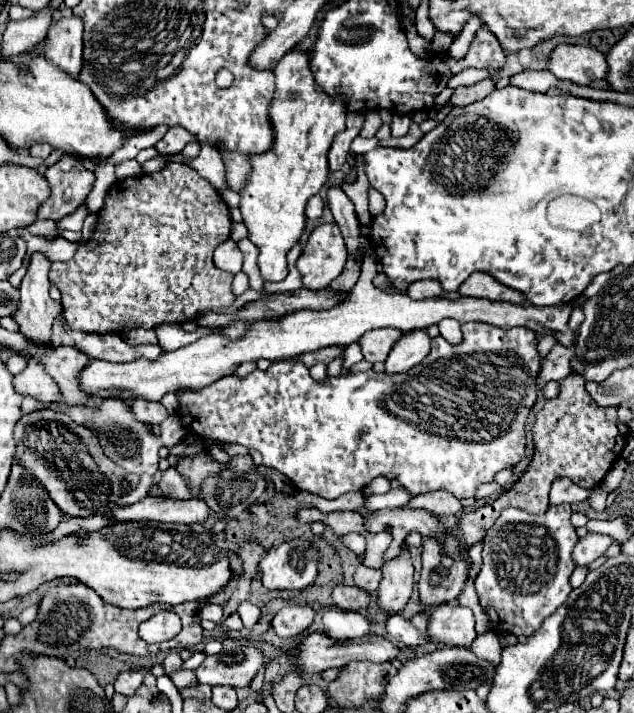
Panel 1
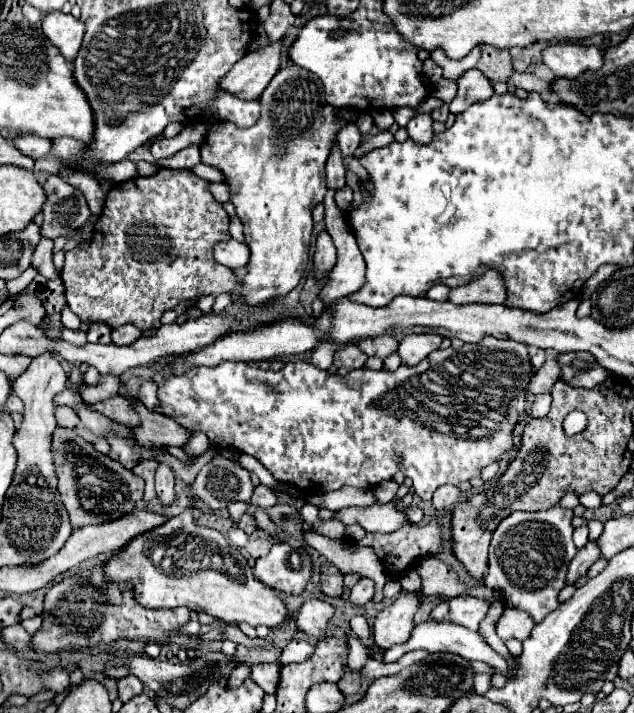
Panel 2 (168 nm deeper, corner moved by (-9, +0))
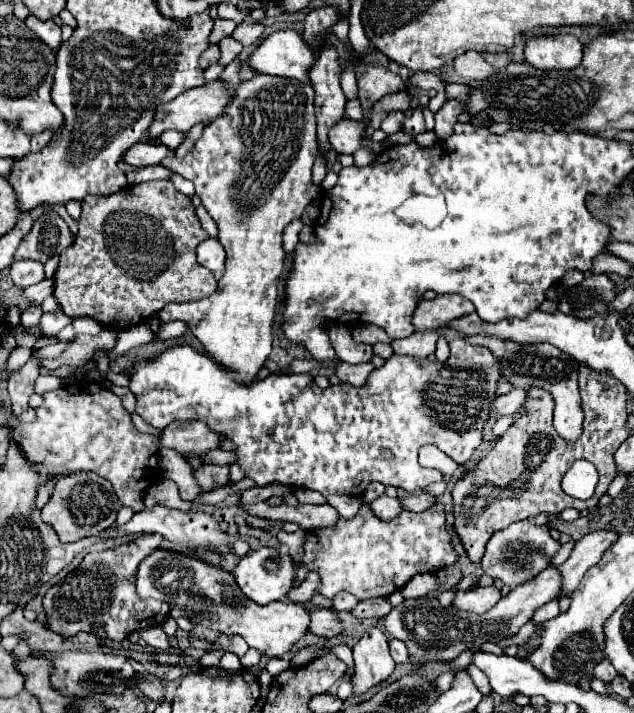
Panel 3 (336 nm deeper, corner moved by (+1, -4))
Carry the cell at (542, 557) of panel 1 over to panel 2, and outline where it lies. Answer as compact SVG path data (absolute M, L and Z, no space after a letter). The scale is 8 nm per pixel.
M554 506L542 512L510 514L494 530L484 584L492 590L500 590L504 602L512 602L512 606L520 606L520 610L532 614L534 622L542 622L546 614L560 606L558 592L566 586L564 574L568 570L568 562L576 554L576 546L572 542L574 528L570 520L572 510Z

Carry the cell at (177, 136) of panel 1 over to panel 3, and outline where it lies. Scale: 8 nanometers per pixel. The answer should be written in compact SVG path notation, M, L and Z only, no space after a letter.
M140 142L136 146L132 146L126 154L124 160L130 166L136 168L144 168L144 166L152 166L152 164L160 164L166 156L168 156L170 148L164 144L156 144L156 142Z

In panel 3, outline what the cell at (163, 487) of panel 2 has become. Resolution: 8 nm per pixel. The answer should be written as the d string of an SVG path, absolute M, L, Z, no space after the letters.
M156 504L156 506L152 506L152 508L146 508L146 510L138 512L138 514L134 514L132 520L130 520L128 524L124 524L124 526L112 526L112 528L108 530L108 536L106 536L106 538L118 536L118 534L122 534L122 532L128 532L128 534L132 534L132 532L136 532L136 534L140 534L140 532L162 534L162 536L166 536L166 538L172 540L172 542L184 544L186 548L208 546L208 548L216 548L216 550L220 550L220 552L224 552L224 554L230 550L230 540L228 540L228 536L218 528L216 520L214 520L210 514L200 514L200 512L190 512L190 514L186 514L186 512L182 512L182 510L166 508L166 506L162 506L162 504Z

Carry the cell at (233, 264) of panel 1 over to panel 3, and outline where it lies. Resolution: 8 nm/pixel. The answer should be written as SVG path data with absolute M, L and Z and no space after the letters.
M208 238L204 240L200 246L198 246L198 262L212 270L214 274L222 274L224 272L224 262L226 262L226 250L224 246L214 240L214 238Z

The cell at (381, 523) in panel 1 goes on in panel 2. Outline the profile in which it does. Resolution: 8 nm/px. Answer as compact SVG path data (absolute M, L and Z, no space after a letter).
M374 504L370 508L342 508L332 520L344 526L360 524L366 532L392 532L400 528L408 518L394 508L394 504Z

